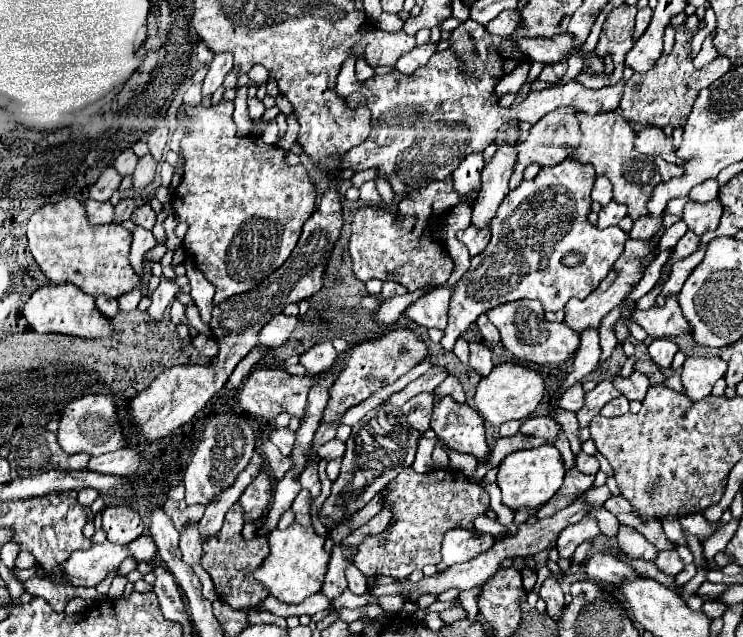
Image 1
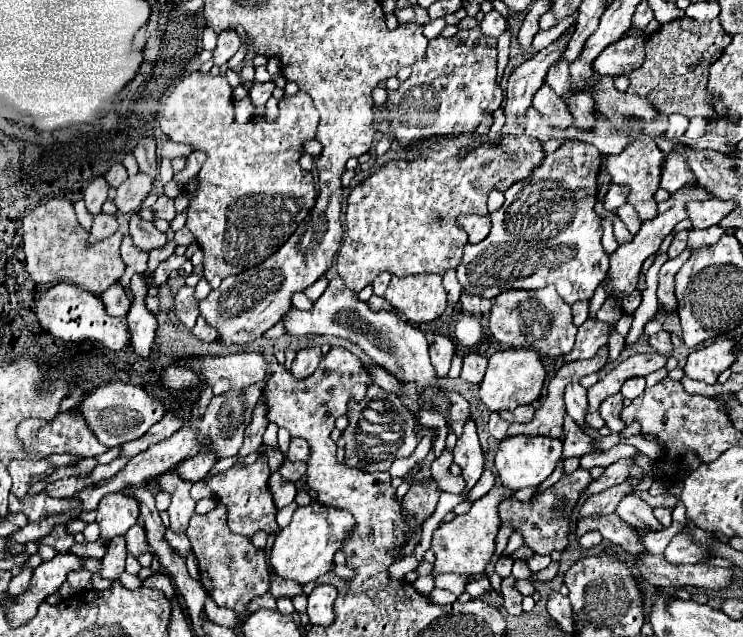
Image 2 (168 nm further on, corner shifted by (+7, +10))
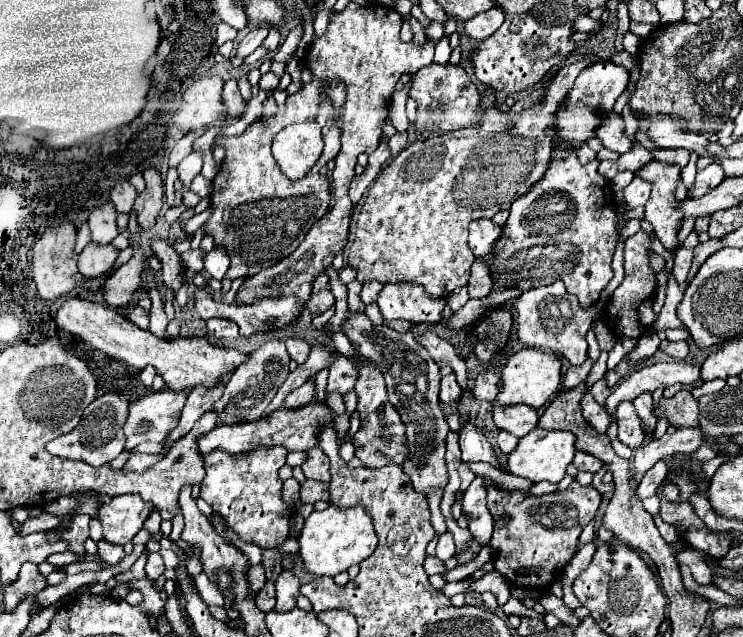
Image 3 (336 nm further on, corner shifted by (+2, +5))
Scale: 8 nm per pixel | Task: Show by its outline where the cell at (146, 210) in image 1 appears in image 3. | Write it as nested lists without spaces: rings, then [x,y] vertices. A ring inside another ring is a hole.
[[[151,237],[149,241],[155,257],[161,261],[161,281],[167,285],[167,287],[173,287],[173,291],[177,291],[183,283],[183,277],[179,275],[181,273],[181,263],[179,263],[179,255],[177,251],[167,243],[167,239],[163,237]]]

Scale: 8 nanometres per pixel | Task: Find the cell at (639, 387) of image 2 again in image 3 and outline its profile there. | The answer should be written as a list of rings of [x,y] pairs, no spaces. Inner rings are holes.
[[[651,393],[639,395],[639,399],[635,399],[633,405],[635,405],[639,417],[643,419],[643,423],[645,423],[647,429],[649,429],[649,435],[651,435],[651,431],[655,429],[655,423],[657,423],[657,419],[655,419],[653,413],[651,413]]]

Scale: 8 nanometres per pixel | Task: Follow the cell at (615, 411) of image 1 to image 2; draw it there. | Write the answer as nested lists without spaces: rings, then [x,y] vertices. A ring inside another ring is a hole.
[[[614,394],[610,398],[606,398],[600,406],[600,414],[602,418],[606,420],[606,426],[614,432],[614,434],[620,434],[624,430],[624,422],[620,418],[620,412],[622,412],[622,394]]]

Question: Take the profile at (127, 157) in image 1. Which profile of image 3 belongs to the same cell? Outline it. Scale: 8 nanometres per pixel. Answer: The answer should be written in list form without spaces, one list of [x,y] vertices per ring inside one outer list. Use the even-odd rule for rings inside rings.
[[[119,181],[111,191],[111,201],[113,201],[115,209],[123,211],[123,213],[131,211],[135,197],[137,197],[137,191],[129,181]]]

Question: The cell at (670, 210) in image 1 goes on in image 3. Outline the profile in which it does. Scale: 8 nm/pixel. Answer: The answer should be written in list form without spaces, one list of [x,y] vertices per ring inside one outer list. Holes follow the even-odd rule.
[[[717,163],[707,165],[705,169],[697,171],[695,183],[693,183],[693,187],[689,189],[689,197],[703,197],[703,195],[709,193],[711,189],[715,189],[723,179],[725,179],[725,173],[723,173],[721,165],[717,165]]]

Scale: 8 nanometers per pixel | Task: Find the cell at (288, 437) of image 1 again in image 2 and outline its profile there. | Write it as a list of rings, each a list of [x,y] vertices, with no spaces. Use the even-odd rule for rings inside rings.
[[[292,438],[290,442],[290,450],[288,450],[288,458],[292,462],[300,460],[300,462],[306,462],[310,458],[310,446],[302,440],[302,438]]]

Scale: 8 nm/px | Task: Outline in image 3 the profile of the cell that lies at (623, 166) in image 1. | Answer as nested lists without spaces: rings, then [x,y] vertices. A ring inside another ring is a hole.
[[[649,161],[635,171],[635,177],[645,179],[651,185],[651,197],[645,205],[645,221],[655,229],[657,239],[665,249],[677,247],[677,231],[681,215],[675,211],[675,187],[681,175],[681,167],[675,163]]]

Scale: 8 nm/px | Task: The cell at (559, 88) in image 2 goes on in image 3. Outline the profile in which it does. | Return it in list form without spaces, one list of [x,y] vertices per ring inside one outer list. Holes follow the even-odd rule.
[[[599,111],[599,127],[595,129],[595,137],[599,137],[603,147],[611,151],[627,153],[631,149],[631,141],[625,137],[623,117],[613,111]]]

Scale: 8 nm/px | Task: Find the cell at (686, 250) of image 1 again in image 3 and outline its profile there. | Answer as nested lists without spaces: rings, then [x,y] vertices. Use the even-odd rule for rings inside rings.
[[[691,231],[689,237],[685,239],[685,243],[679,247],[679,251],[677,251],[677,255],[675,255],[673,275],[675,275],[675,279],[677,279],[679,285],[683,285],[685,279],[687,279],[687,271],[689,271],[689,267],[691,267],[691,259],[693,259],[693,249],[695,249],[697,243],[699,243],[697,233]]]

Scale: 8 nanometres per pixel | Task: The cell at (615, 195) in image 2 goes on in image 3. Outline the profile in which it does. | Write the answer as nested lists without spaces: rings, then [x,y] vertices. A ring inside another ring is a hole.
[[[633,179],[625,189],[623,189],[623,197],[625,197],[625,205],[629,209],[635,209],[635,207],[641,207],[647,203],[649,199],[649,193],[651,193],[651,185],[647,185],[647,181],[643,179]]]

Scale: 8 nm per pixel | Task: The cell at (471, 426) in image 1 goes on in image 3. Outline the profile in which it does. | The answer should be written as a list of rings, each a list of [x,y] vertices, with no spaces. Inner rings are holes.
[[[475,477],[469,489],[463,495],[463,515],[467,515],[469,531],[479,539],[479,543],[487,545],[493,533],[493,517],[487,511],[487,489],[483,485],[483,477]]]

